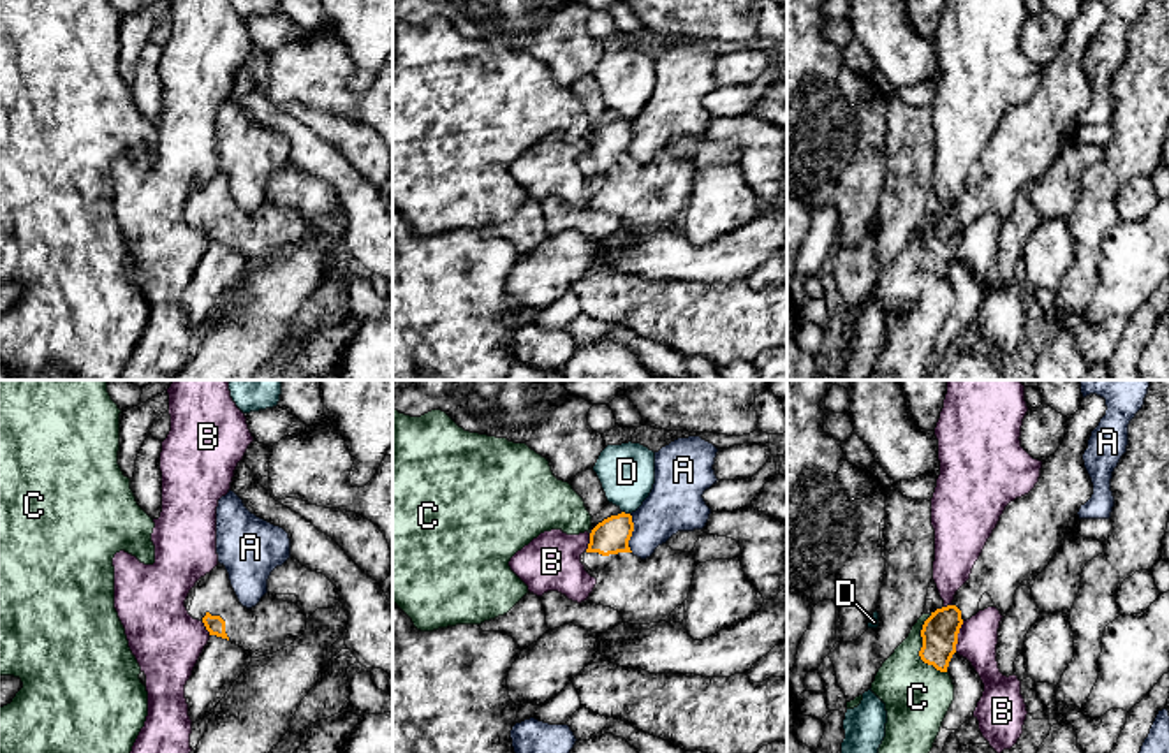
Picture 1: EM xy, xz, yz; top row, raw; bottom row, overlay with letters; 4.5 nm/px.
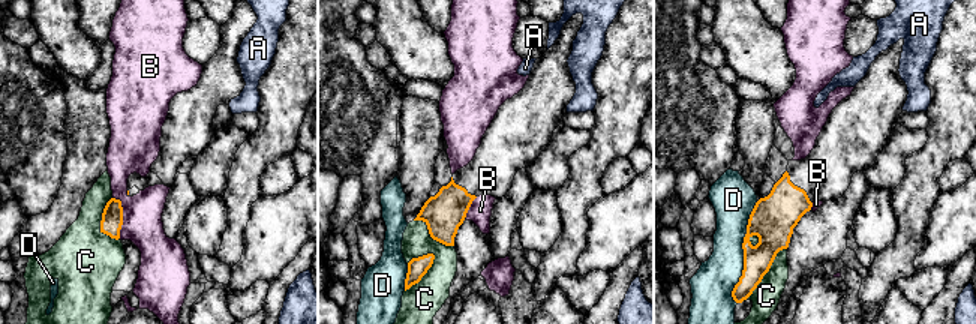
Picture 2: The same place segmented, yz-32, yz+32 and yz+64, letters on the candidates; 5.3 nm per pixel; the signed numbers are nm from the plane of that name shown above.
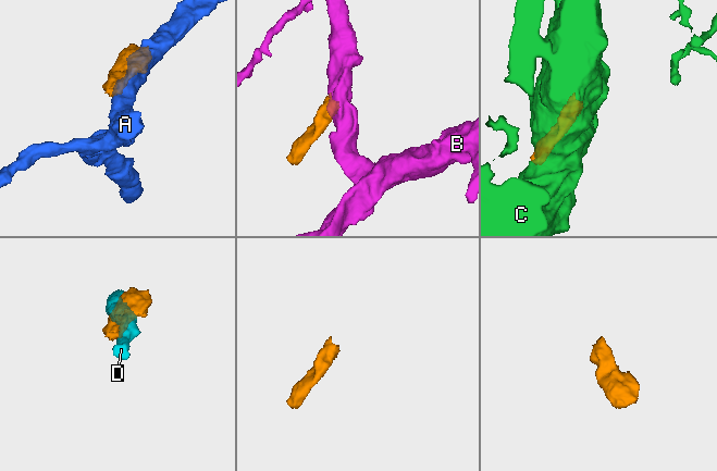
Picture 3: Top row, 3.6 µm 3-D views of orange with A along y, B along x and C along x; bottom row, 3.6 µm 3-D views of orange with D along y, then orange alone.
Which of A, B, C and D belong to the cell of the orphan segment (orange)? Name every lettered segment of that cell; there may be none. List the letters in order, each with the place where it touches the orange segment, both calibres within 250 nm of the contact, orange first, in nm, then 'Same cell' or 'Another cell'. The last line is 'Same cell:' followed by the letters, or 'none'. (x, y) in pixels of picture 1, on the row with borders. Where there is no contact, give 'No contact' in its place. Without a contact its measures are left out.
A: Touches orange at xz (631, 533). Thickness 160 nm (orange) against 260 nm. Another cell
B: Touches orange at yz (956, 637). Thickness 160 nm (orange) against 180 nm. Another cell
C: Touches orange at yz (921, 648). Thickness 160 nm (orange) against 300 nm. Another cell
D: Touches orange at xz (624, 512). Thickness 160 nm (orange) against 260 nm. Another cell
Same cell: none

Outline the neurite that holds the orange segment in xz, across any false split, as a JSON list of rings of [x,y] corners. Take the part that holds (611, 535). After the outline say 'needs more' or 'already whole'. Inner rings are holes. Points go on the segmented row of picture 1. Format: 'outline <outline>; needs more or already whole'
outline [[[625,512],[592,530],[583,559],[599,577],[588,602],[618,610],[629,625],[665,621],[688,598],[697,563],[692,552],[673,551],[667,542],[641,559],[629,547],[632,531]]]; needs more

